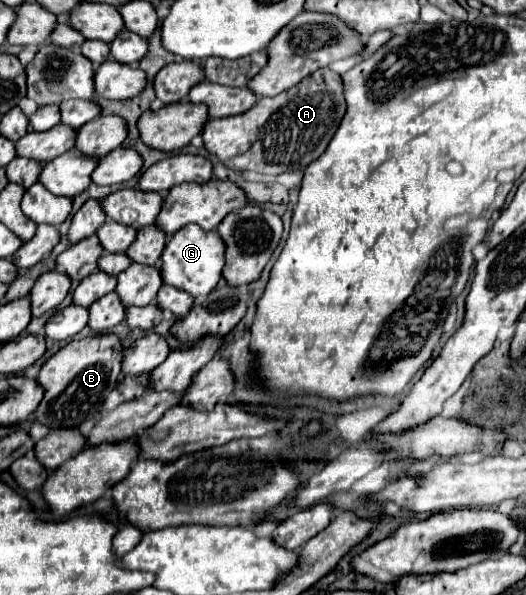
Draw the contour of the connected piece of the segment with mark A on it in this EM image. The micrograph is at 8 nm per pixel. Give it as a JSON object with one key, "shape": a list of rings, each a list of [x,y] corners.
{"shape":[[[323,67],[277,97],[261,97],[253,109],[241,115],[207,121],[201,131],[203,145],[229,169],[247,169],[275,177],[301,165],[307,167],[317,159],[335,135],[345,111],[341,75]]]}

